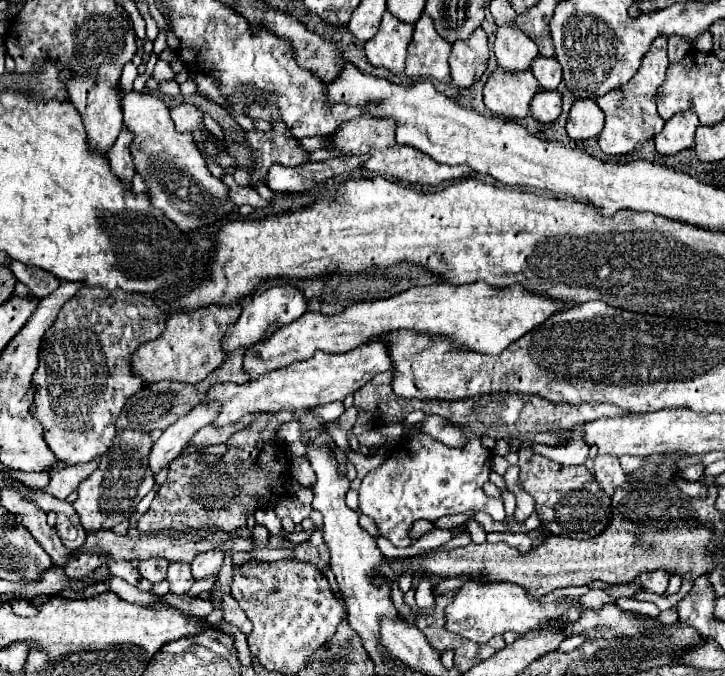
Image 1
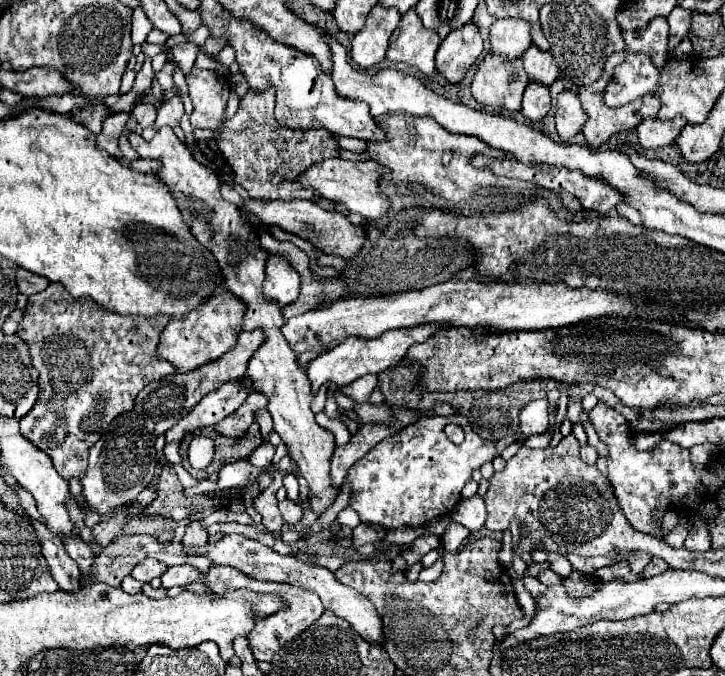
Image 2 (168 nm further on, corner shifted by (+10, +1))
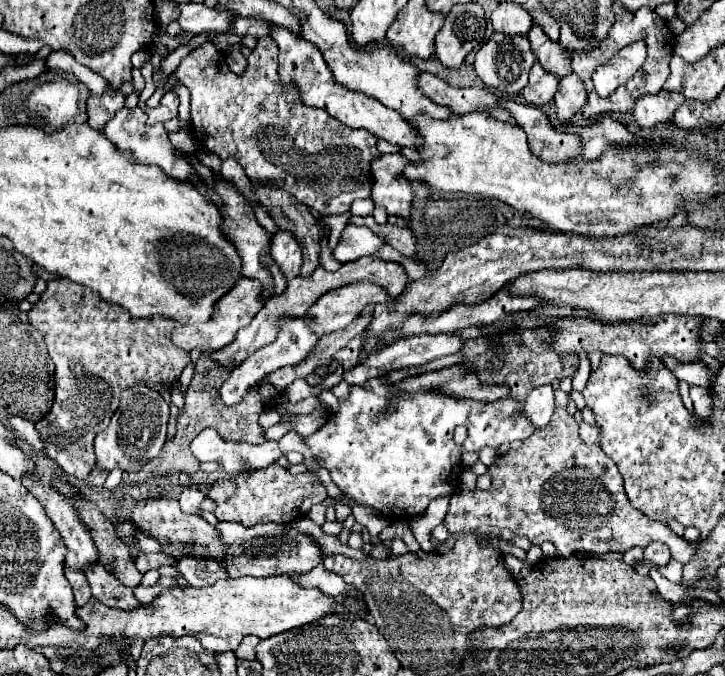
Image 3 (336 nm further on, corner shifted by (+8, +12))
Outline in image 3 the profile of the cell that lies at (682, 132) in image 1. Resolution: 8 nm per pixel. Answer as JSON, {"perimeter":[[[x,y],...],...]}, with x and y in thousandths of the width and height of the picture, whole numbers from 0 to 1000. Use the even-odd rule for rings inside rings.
{"perimeter":[[[908,136],[902,142],[886,142],[877,148],[874,157],[874,178],[886,189],[899,189],[908,183],[927,180],[927,172],[938,154],[943,154],[946,145],[935,136]]]}

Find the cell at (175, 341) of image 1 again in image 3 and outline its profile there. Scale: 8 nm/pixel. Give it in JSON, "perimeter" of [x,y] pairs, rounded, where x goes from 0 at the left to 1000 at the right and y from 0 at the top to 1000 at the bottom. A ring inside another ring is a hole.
{"perimeter":[[[331,411],[320,432],[312,432],[301,450],[298,459],[292,464],[292,473],[281,476],[281,479],[259,479],[259,482],[243,482],[237,491],[237,506],[243,512],[248,512],[257,521],[265,518],[276,518],[276,521],[292,521],[292,518],[303,518],[309,512],[314,512],[326,491],[337,482],[342,482],[348,476],[348,470],[353,467],[353,462],[361,456],[361,447],[356,447],[356,435],[359,435],[359,417],[356,414],[345,414],[345,411]]]}

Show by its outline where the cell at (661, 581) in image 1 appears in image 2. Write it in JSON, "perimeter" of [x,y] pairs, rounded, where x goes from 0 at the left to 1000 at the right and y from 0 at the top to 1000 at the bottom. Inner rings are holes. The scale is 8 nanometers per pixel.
{"perimeter":[[[899,827],[897,833],[894,833],[894,839],[888,842],[888,854],[894,857],[894,854],[902,854],[902,851],[910,851],[913,845],[919,845],[921,842],[921,833],[919,830],[913,830],[913,827]]]}

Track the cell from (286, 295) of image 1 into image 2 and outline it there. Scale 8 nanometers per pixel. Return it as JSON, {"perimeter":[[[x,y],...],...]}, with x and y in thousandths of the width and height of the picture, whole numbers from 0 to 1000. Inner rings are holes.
{"perimeter":[[[372,377],[367,389],[367,419],[364,433],[370,442],[386,448],[386,454],[403,448],[414,430],[414,410],[397,383]]]}

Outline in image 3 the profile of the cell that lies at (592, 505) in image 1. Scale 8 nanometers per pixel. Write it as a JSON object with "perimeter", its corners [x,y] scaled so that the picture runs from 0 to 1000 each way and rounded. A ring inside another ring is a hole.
{"perimeter":[[[770,574],[770,577],[767,577],[767,612],[761,615],[759,627],[756,627],[753,633],[737,636],[737,642],[734,642],[731,648],[726,648],[714,666],[701,666],[695,675],[687,678],[690,686],[679,686],[679,689],[673,692],[673,701],[679,704],[679,719],[676,719],[673,725],[668,725],[668,728],[665,728],[665,725],[648,725],[648,728],[646,728],[646,725],[632,725],[632,728],[621,737],[618,760],[615,760],[615,766],[612,766],[615,784],[618,784],[621,790],[634,790],[634,787],[651,787],[651,784],[673,781],[673,778],[676,778],[676,781],[690,781],[690,784],[692,784],[692,781],[703,781],[712,793],[723,793],[723,796],[728,796],[734,805],[761,802],[761,805],[767,808],[767,814],[770,814],[770,822],[786,822],[792,814],[797,814],[797,817],[811,814],[811,817],[828,817],[828,820],[830,820],[830,817],[855,817],[855,820],[861,820],[863,814],[869,814],[869,811],[874,811],[874,808],[891,811],[897,802],[908,799],[908,802],[916,802],[916,805],[924,811],[930,828],[935,828],[935,831],[941,831],[941,834],[949,834],[949,828],[954,828],[954,822],[960,822],[960,817],[963,817],[963,811],[966,811],[966,802],[952,802],[952,799],[946,799],[943,793],[930,790],[919,775],[894,769],[883,754],[872,751],[872,746],[869,746],[869,740],[866,740],[866,734],[863,734],[863,728],[861,728],[858,704],[855,704],[850,686],[847,686],[844,680],[839,680],[839,675],[833,672],[833,666],[830,666],[825,657],[808,657],[808,654],[800,648],[800,642],[797,642],[797,624],[794,624],[789,615],[781,612],[781,592],[783,592],[781,580],[775,580],[775,577]]]}

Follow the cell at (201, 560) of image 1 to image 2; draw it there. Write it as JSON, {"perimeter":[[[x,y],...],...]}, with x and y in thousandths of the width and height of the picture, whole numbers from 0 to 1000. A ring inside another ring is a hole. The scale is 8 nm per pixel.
{"perimeter":[[[273,771],[259,774],[259,777],[257,777],[257,788],[254,788],[254,794],[251,794],[251,803],[257,803],[257,809],[284,806],[284,803],[287,803],[284,780],[281,780],[281,777],[276,777]]]}

